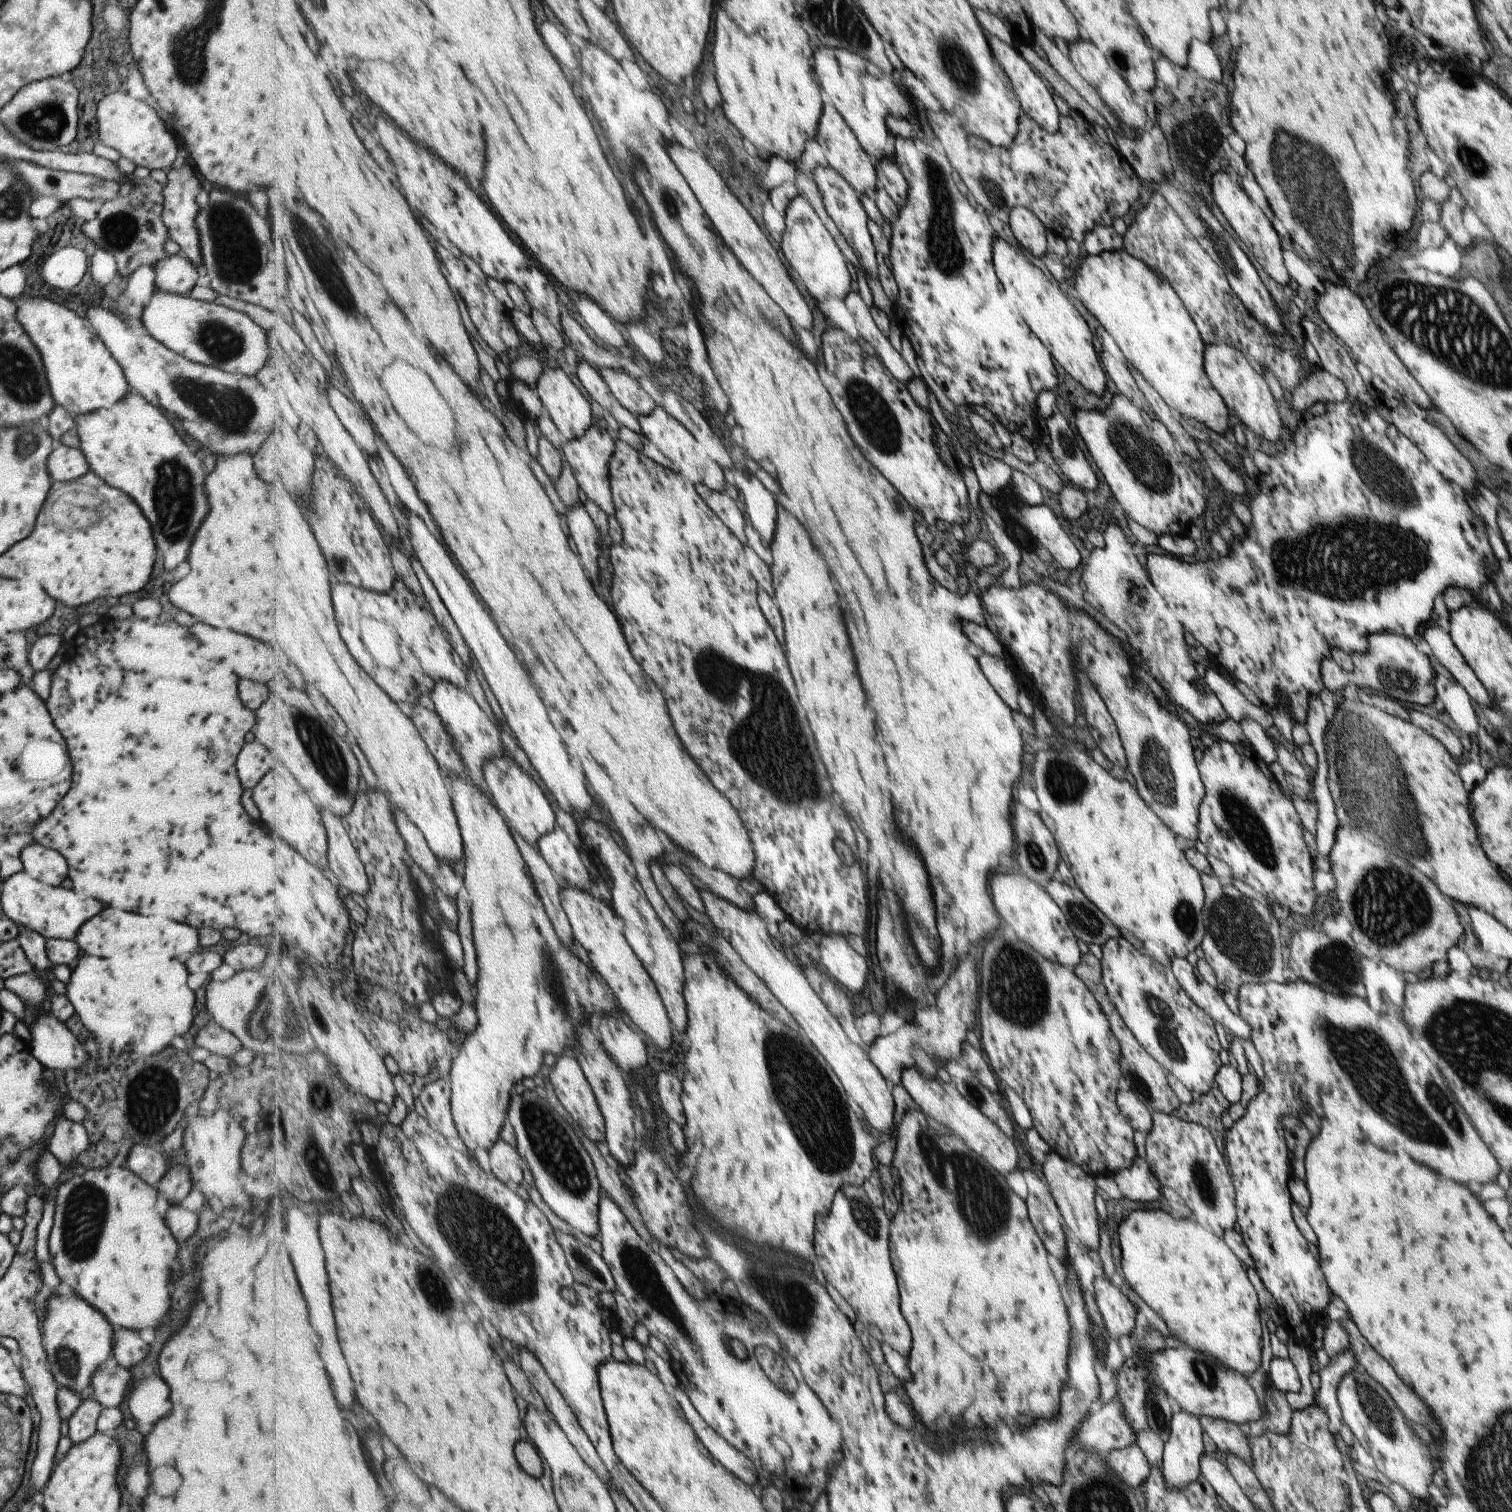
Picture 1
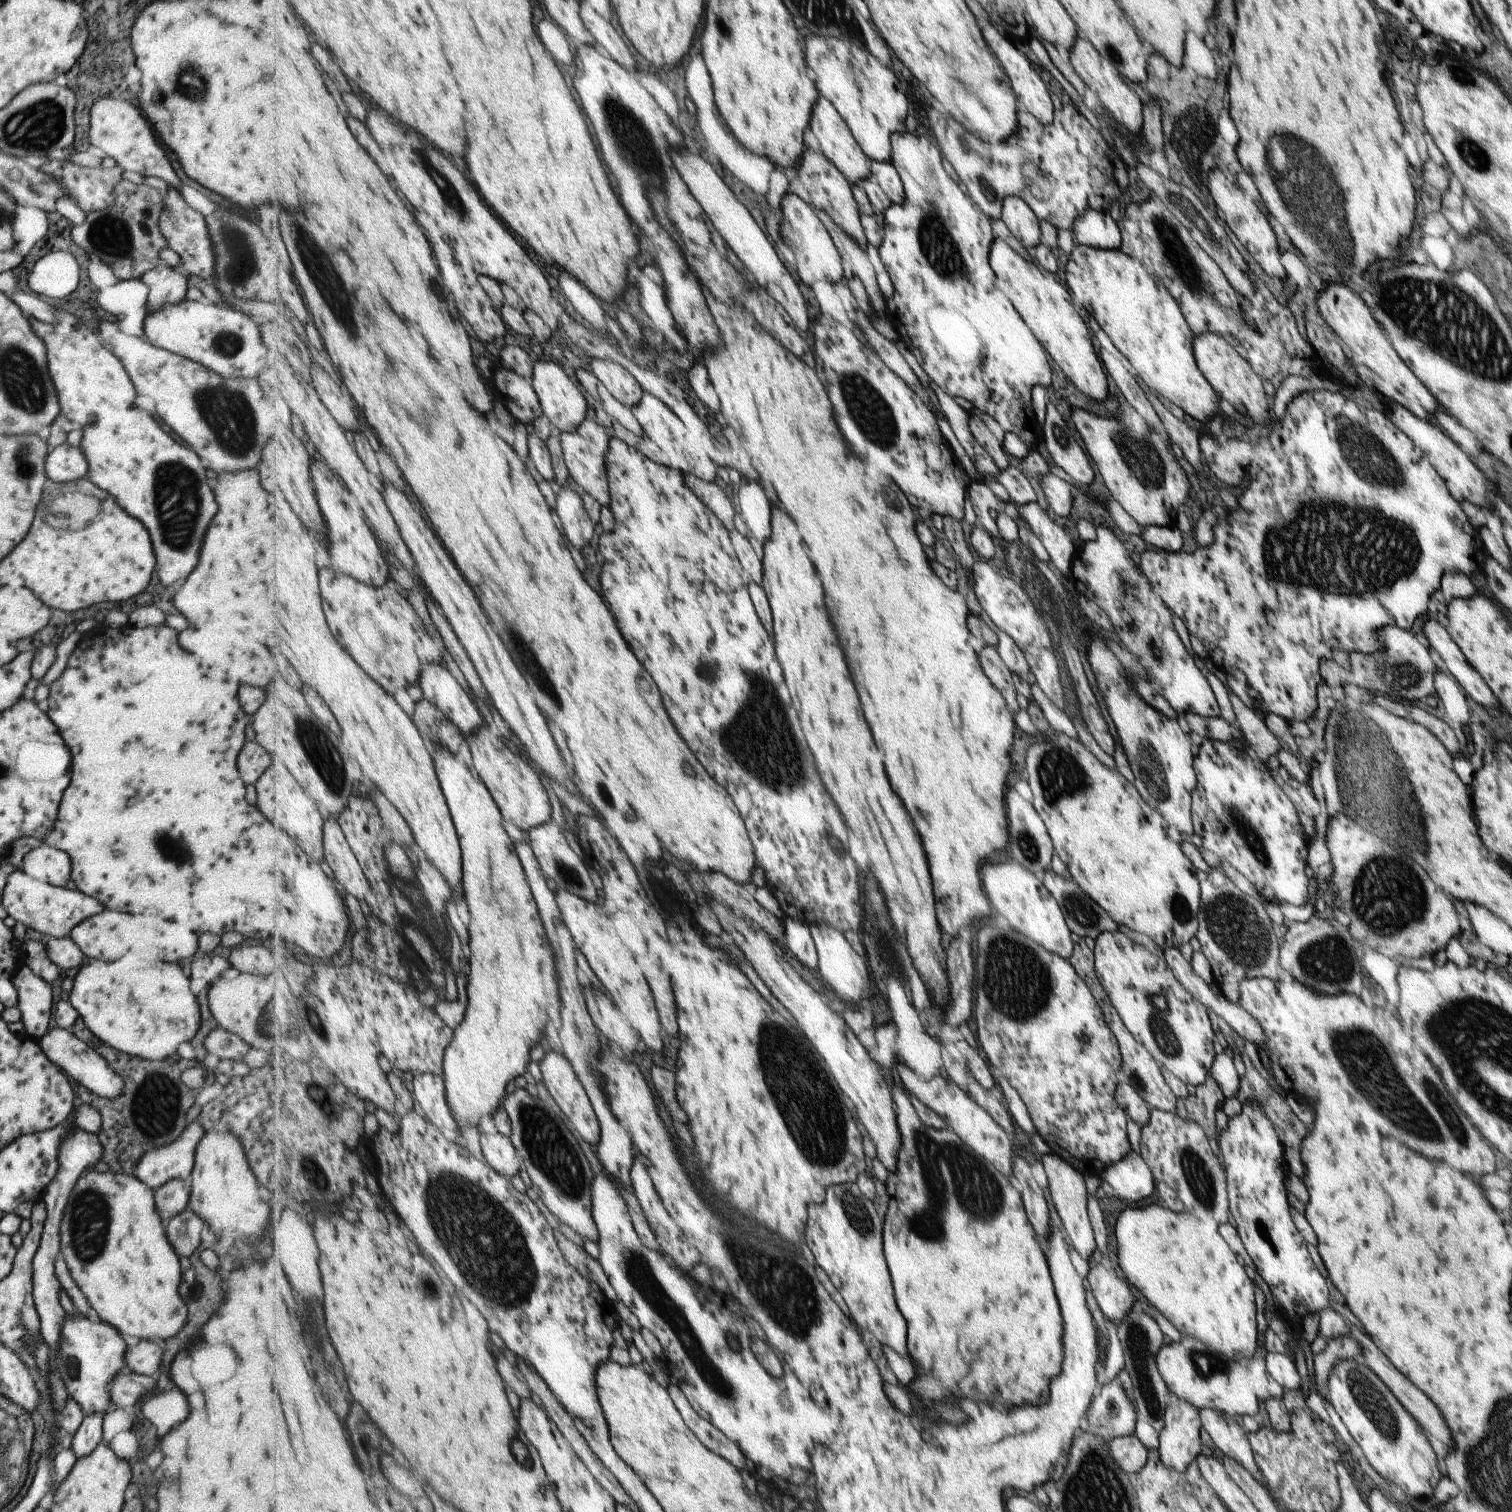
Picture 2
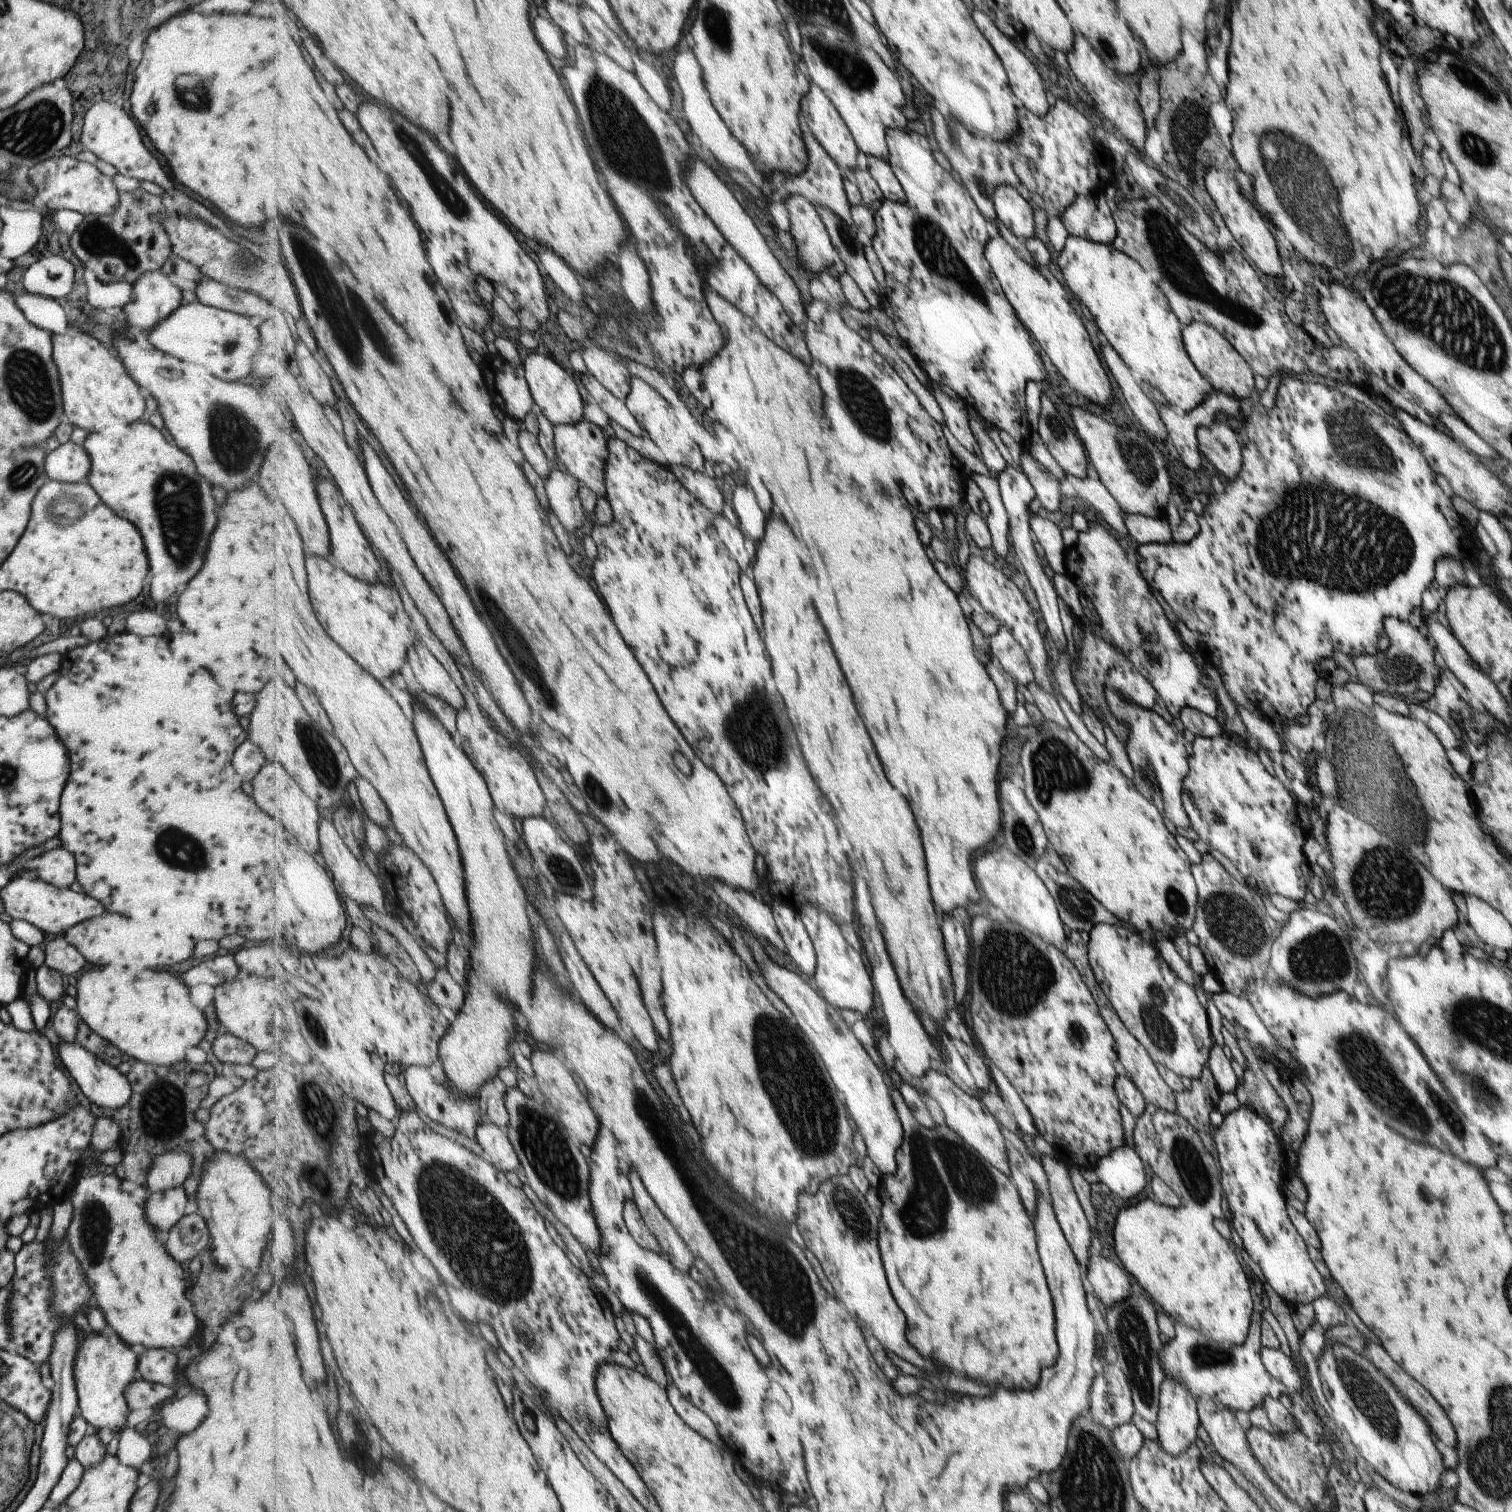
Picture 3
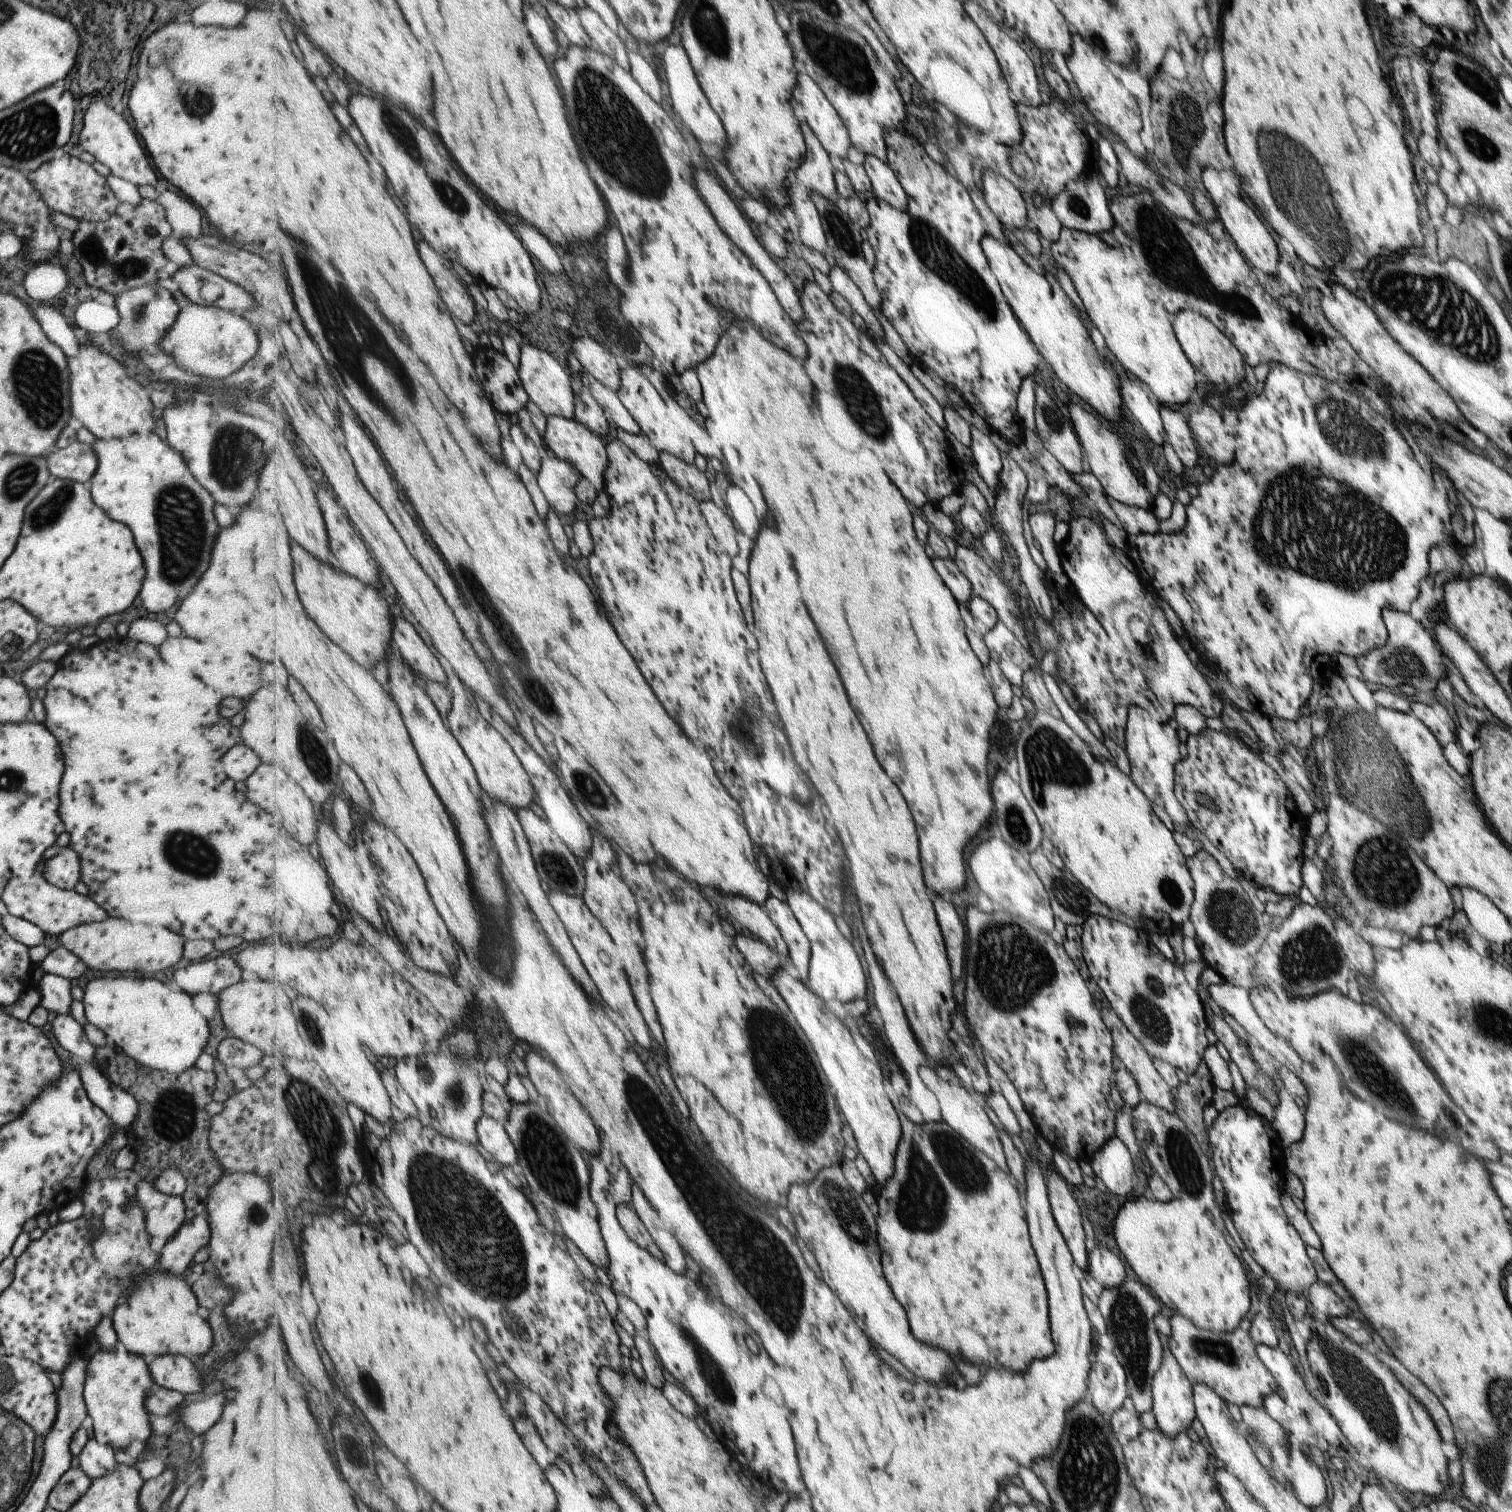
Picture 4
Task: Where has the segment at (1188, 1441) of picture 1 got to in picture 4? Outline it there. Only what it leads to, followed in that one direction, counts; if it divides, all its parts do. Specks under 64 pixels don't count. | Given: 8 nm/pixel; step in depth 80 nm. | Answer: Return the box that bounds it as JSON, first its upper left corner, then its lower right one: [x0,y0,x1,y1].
[1150,1348,1196,1439]

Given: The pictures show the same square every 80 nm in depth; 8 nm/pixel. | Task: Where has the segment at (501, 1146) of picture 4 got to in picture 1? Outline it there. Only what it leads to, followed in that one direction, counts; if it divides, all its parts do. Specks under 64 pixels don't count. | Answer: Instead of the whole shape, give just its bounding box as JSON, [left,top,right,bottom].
[489,1140,525,1191]

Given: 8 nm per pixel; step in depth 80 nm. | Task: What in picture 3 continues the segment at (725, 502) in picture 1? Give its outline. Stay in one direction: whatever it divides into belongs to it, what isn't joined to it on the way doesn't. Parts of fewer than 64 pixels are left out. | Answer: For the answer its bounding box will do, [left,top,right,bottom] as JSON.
[671,465,731,517]

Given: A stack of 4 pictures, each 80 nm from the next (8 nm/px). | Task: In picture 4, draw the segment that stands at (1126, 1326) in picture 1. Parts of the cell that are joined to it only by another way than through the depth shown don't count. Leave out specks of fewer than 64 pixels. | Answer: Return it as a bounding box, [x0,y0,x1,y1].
[1086,1246,1126,1289]

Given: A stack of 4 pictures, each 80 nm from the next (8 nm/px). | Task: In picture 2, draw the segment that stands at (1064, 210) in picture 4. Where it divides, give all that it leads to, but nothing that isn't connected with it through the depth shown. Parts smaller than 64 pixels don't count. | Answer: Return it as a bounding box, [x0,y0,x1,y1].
[1071,209,1120,249]

